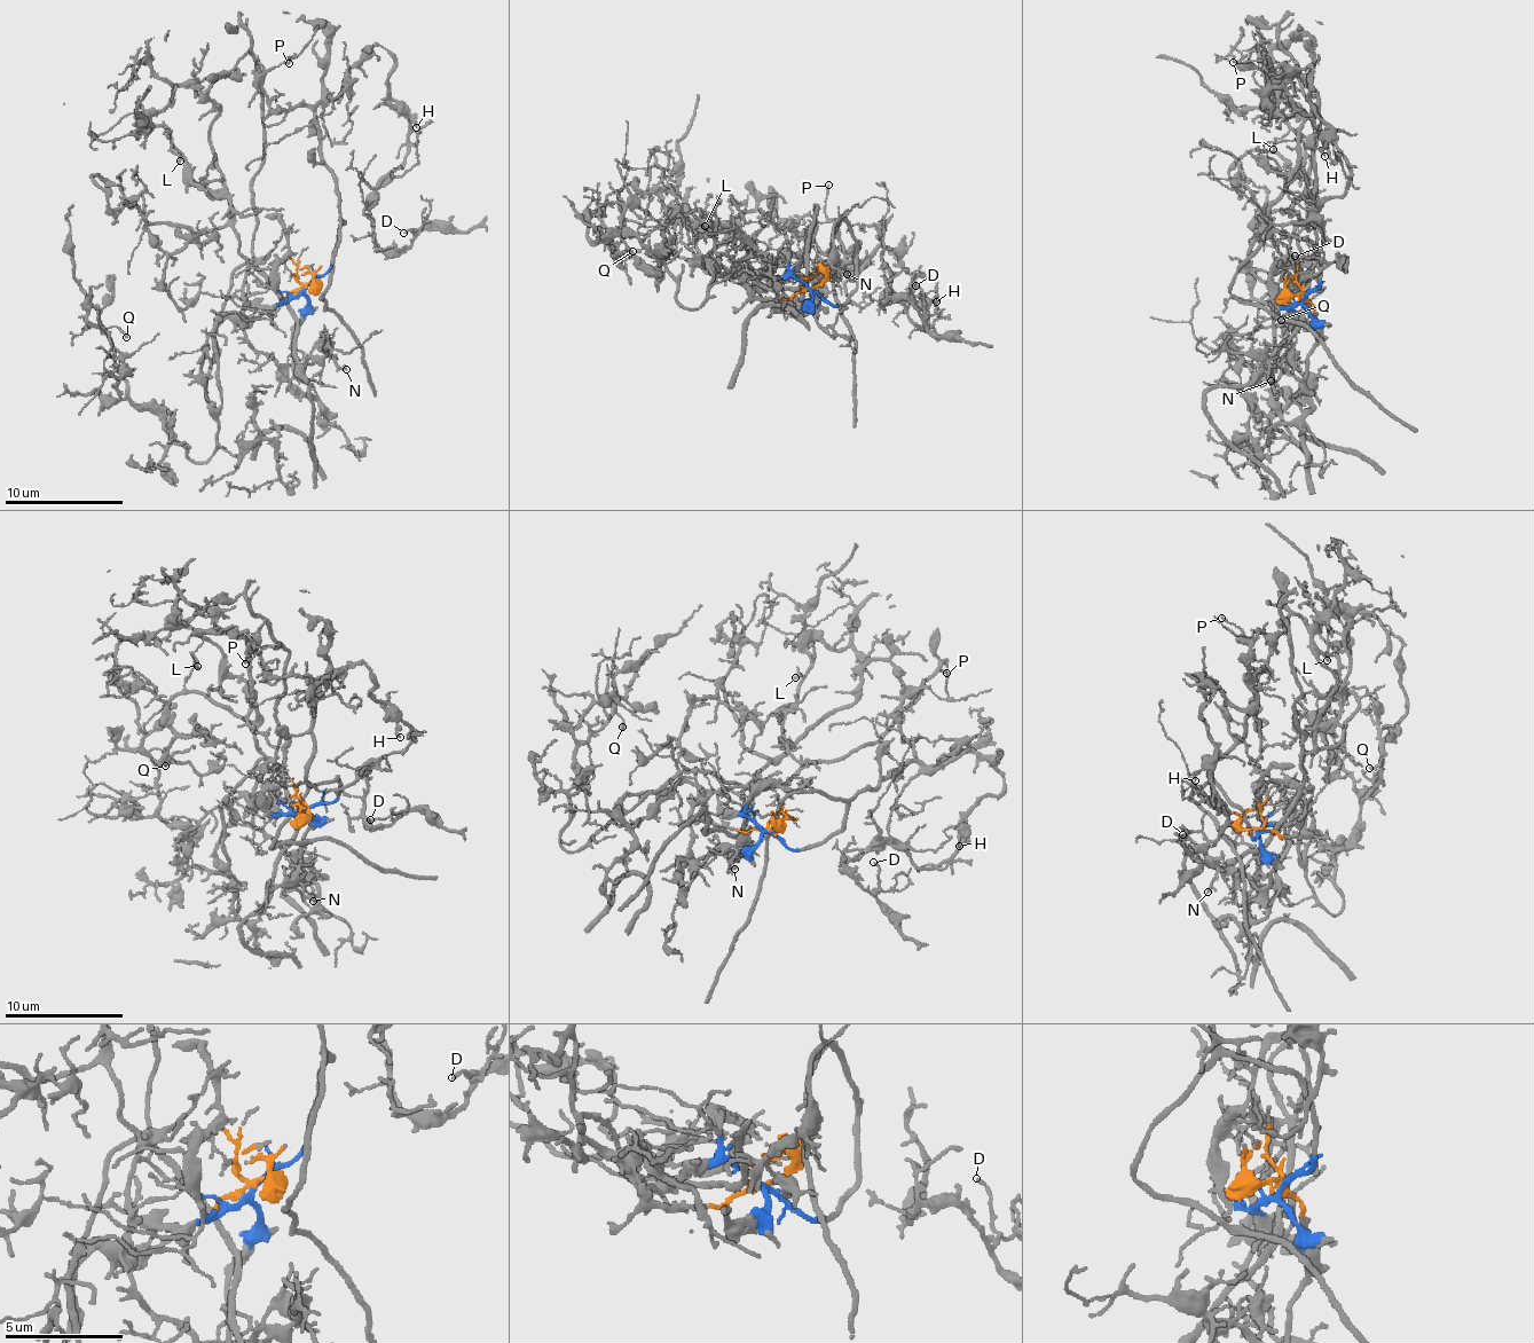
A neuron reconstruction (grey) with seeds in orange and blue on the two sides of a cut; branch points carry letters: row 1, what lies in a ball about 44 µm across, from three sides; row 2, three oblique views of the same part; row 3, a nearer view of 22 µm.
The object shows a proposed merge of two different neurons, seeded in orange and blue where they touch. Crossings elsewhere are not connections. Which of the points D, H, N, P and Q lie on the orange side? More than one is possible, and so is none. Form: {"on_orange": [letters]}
{"on_orange": ["Q"]}

